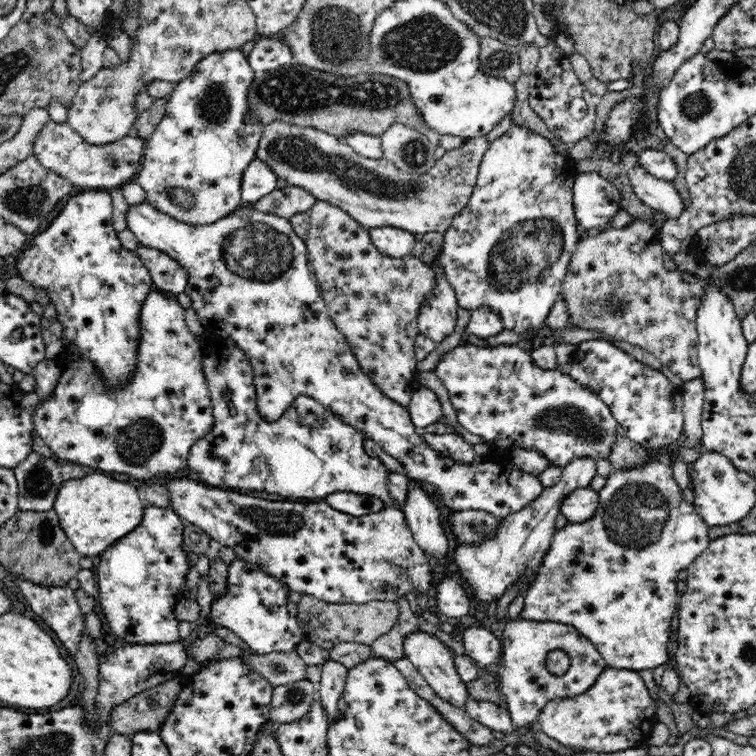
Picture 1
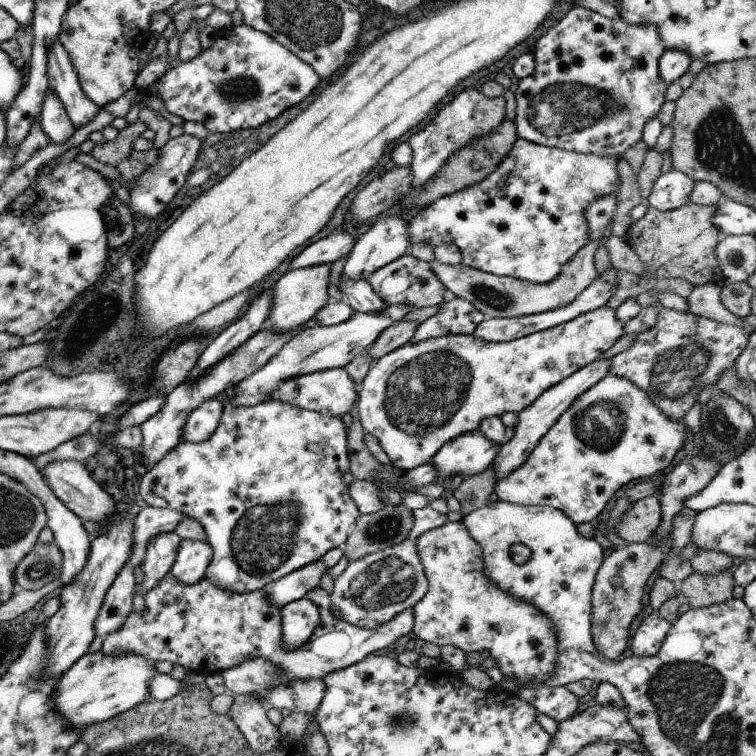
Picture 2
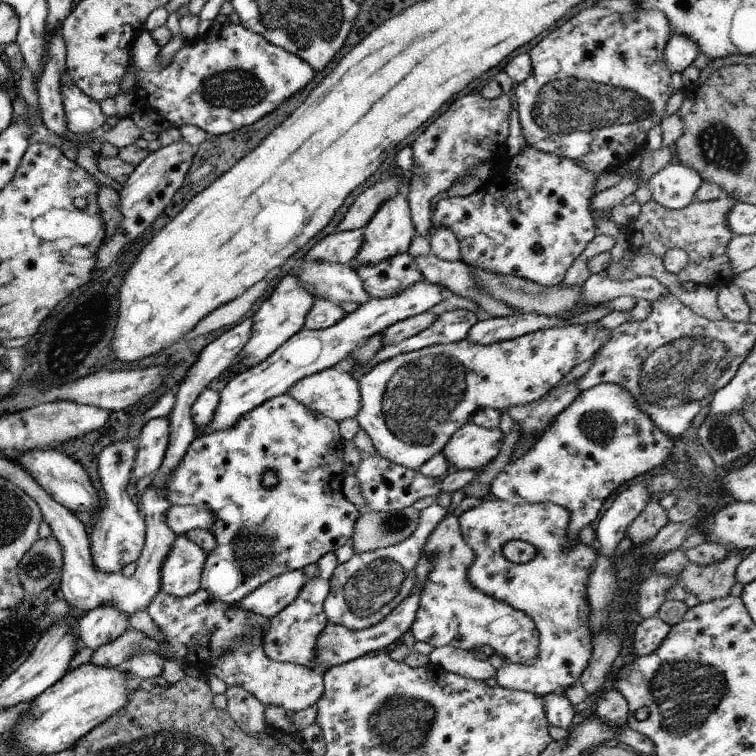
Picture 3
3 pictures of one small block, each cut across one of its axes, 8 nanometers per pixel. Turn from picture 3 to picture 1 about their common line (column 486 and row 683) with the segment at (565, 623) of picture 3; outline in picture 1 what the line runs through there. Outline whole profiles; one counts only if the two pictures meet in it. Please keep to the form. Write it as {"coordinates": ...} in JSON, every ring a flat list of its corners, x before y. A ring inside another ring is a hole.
{"coordinates":[[512,619,504,628,500,679,497,688,504,695,505,708,516,730,536,726,540,711,554,699,572,698,586,692,606,668,607,662,589,639,574,626,560,622,530,622],[553,650,563,650,570,659,569,669,561,676,546,669,546,656]]}

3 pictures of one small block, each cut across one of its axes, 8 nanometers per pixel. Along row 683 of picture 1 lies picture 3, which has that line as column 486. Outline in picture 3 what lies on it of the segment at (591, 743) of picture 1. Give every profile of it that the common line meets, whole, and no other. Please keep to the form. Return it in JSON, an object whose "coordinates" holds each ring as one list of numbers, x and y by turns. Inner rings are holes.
{"coordinates":[[450,510,427,536,421,556,431,558,431,572,419,592,419,606,409,630,416,641,433,648,452,646,466,651,487,644,502,658,503,664,535,662,539,634,533,620,521,610,483,594,467,580,467,568,475,560,475,554,463,540,457,517,451,516]]}

